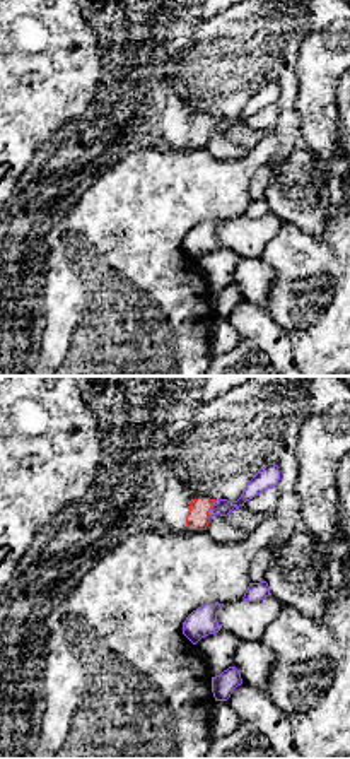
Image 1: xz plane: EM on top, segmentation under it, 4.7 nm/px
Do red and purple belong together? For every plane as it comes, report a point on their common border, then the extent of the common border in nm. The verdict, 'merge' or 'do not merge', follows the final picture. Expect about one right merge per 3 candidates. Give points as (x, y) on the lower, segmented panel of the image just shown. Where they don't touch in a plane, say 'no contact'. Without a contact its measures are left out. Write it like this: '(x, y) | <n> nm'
(210, 508) | 90 nm

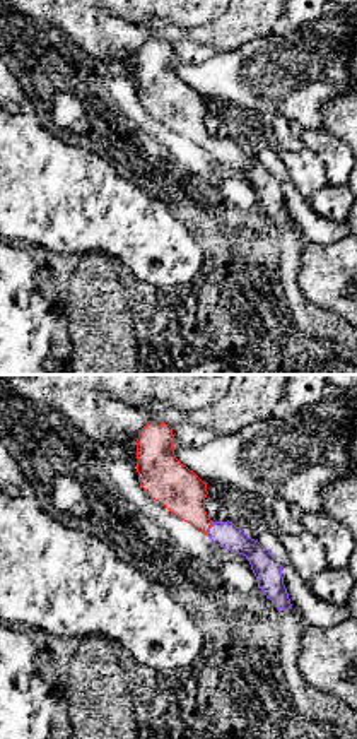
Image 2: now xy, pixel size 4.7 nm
(209, 527) | 70 nm

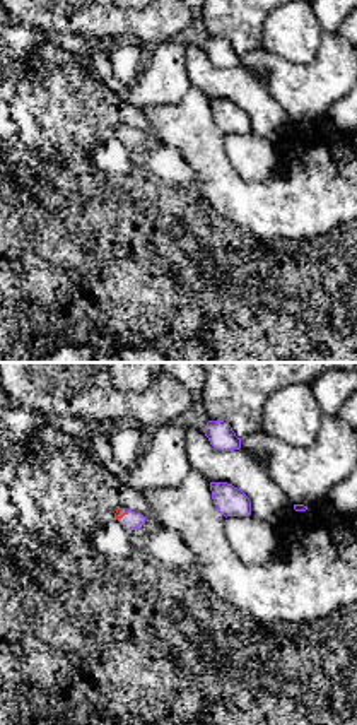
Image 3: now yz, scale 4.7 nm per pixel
(122, 515) | 70 nm

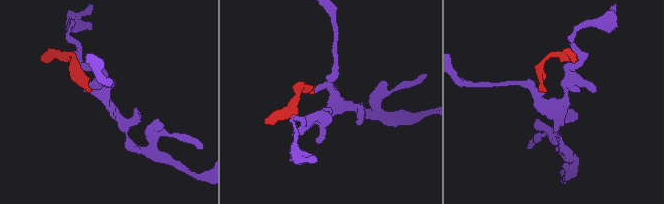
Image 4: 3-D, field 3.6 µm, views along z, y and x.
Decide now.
merge

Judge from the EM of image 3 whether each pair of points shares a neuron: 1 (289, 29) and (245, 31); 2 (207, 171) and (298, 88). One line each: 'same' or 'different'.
1: different
2: different

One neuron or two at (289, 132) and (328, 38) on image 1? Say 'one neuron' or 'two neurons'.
two neurons

